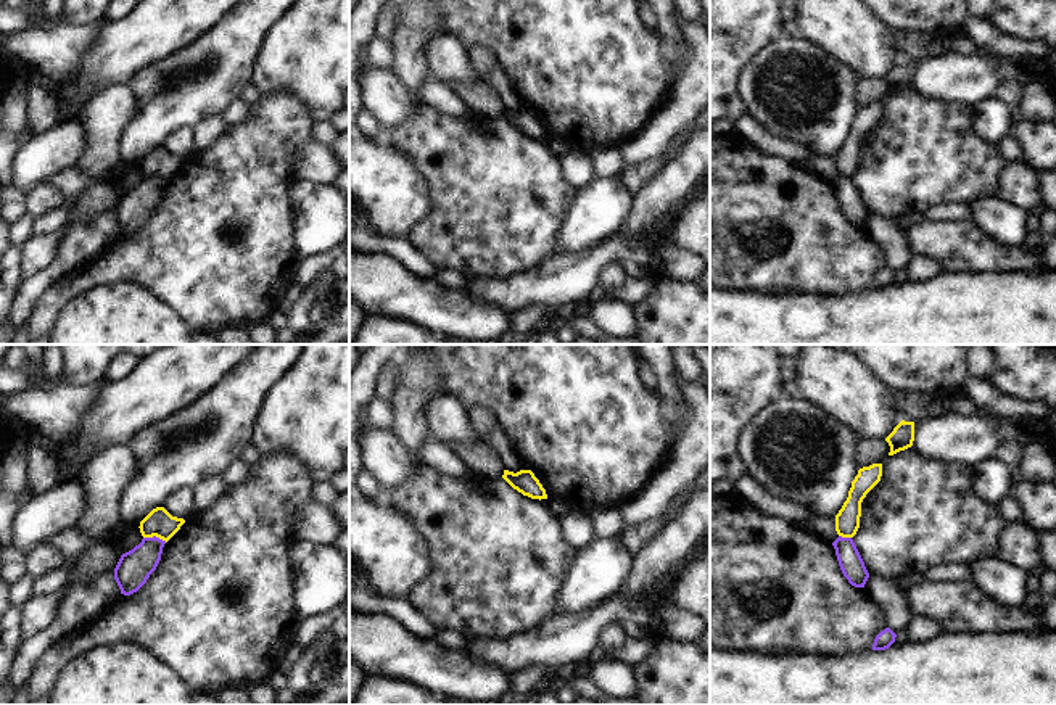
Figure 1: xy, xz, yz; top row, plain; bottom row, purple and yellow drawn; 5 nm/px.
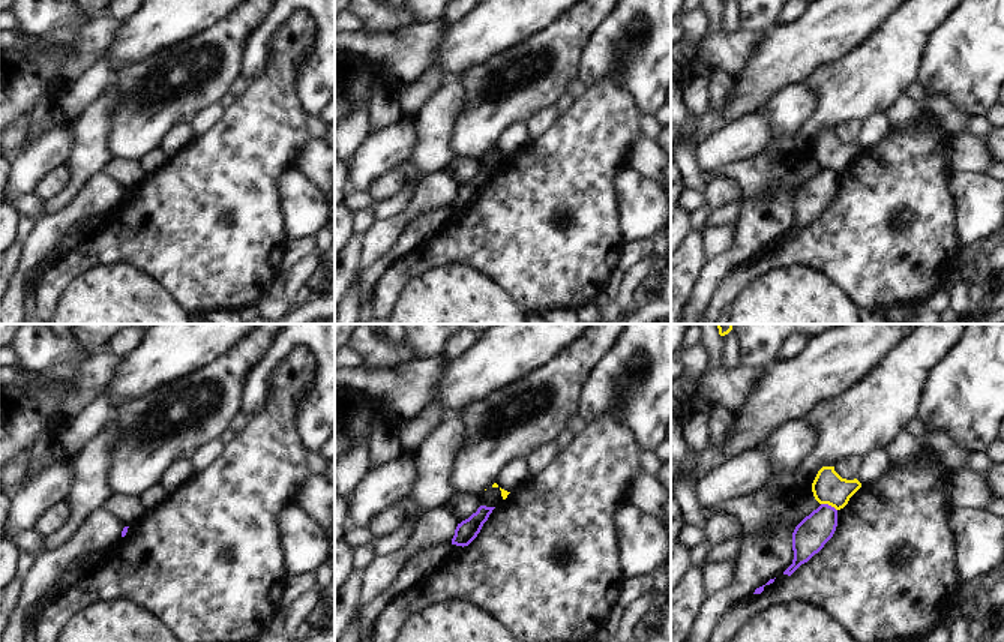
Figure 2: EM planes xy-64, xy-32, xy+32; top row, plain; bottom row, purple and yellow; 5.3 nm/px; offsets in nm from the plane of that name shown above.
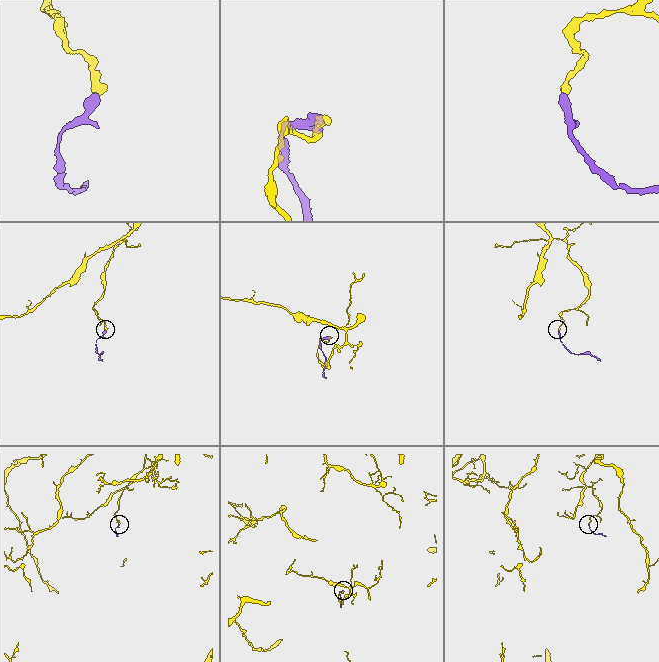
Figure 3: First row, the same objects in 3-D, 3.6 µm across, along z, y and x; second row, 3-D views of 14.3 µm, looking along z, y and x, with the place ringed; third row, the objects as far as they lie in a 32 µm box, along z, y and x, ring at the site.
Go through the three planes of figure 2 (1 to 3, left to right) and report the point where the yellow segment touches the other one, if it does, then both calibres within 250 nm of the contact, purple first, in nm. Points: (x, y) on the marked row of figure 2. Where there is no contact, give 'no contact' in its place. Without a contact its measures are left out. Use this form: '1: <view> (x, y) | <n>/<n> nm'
1: no contact
2: no contact
3: xy+32 (827, 504) | 180/180 nm

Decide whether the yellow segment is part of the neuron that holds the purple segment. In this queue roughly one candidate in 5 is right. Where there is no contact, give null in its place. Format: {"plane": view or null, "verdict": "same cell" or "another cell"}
{"plane": "xy", "verdict": "another cell"}

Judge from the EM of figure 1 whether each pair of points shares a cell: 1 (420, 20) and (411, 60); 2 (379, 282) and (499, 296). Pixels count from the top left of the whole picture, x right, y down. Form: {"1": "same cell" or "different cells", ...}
{"1": "same cell", "2": "different cells"}

